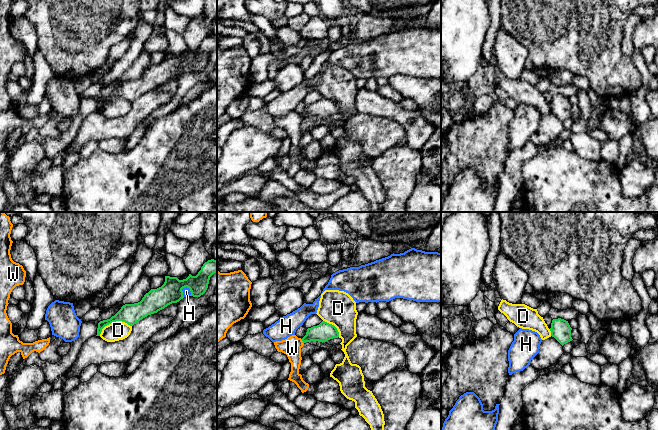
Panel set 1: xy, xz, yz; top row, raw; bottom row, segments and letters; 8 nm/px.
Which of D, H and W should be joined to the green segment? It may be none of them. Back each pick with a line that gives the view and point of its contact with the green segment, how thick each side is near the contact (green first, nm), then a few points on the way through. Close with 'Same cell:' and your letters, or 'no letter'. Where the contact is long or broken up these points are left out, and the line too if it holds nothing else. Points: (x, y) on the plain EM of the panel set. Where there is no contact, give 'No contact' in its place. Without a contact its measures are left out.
Same cell: no letter

